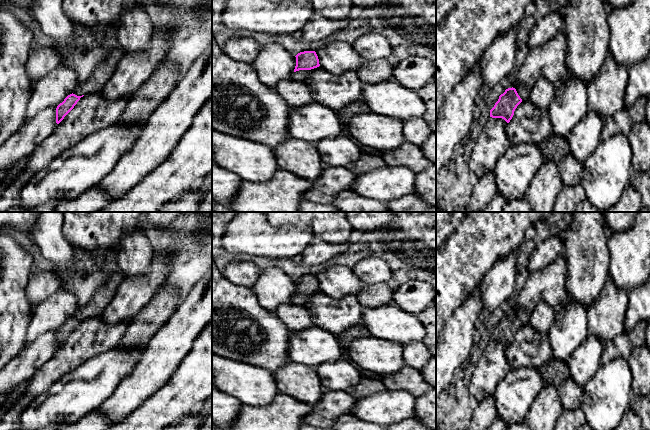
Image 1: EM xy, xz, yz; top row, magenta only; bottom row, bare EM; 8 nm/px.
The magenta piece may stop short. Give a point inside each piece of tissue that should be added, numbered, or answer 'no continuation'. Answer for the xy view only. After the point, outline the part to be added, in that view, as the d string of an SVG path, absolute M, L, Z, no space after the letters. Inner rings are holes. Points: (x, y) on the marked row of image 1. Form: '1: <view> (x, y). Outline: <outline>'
1: xy (104, 71). Outline: M117 43L114 48L109 50L104 61L98 65L90 77L85 82L77 84L73 94L82 96L100 92L115 72L115 69L124 54L124 49Z

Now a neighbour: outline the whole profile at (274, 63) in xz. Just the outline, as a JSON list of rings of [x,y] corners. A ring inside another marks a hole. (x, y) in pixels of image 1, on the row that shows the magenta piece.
[[[280,43],[263,44],[251,65],[259,81],[274,88],[280,81],[294,78],[296,57]]]

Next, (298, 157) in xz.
[[[289,137],[271,148],[279,169],[311,182],[323,172],[325,165],[318,153],[316,143]]]

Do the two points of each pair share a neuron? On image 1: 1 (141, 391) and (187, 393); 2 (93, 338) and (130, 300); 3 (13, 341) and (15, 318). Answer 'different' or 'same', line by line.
1: different
2: different
3: same

